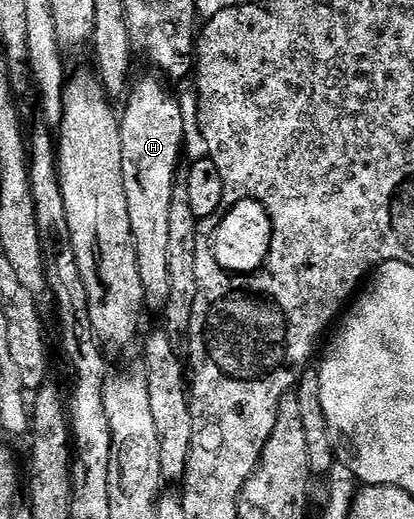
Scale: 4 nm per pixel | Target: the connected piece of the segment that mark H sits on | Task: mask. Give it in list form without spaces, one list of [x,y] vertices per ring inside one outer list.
[[[156,76],[145,77],[141,82],[132,86],[131,92],[128,94],[127,102],[129,106],[126,107],[125,113],[120,114],[121,119],[121,138],[123,139],[123,187],[127,191],[127,215],[131,215],[131,235],[133,236],[133,242],[135,243],[135,251],[137,252],[137,262],[139,263],[139,279],[143,281],[143,291],[145,292],[145,304],[151,310],[161,311],[167,303],[167,297],[170,292],[170,268],[168,267],[168,237],[169,232],[169,220],[170,220],[170,206],[172,189],[177,183],[177,176],[179,174],[179,168],[177,164],[181,161],[181,144],[185,141],[185,113],[181,110],[181,105],[156,81]]]

